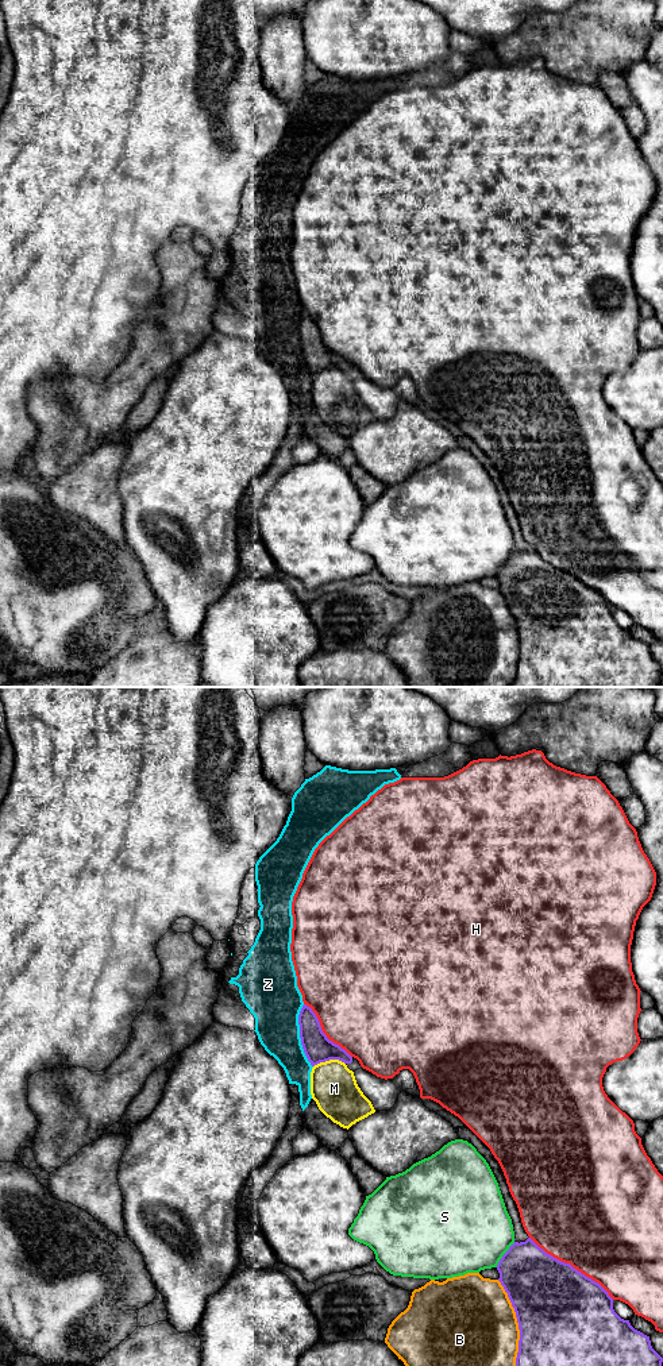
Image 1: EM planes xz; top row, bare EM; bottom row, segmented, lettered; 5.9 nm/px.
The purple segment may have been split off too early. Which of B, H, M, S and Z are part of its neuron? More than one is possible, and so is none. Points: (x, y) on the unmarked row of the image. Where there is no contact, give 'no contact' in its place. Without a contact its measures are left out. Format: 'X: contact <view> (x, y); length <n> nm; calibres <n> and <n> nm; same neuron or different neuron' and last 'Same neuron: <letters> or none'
B: contact xz (519, 637); length 600 nm; calibres 500 and 500 nm; different neuron
H: contact xz (570, 574); length 650 nm; calibres 480 and 500 nm; different neuron
M: contact xz (328, 369); length 190 nm; calibres 170 and 280 nm; different neuron
S: contact xz (504, 563); length 190 nm; calibres 360 and 480 nm; different neuron
Z: contact xz (300, 344); length 380 nm; calibres 170 and 300 nm; different neuron
Same neuron: none

